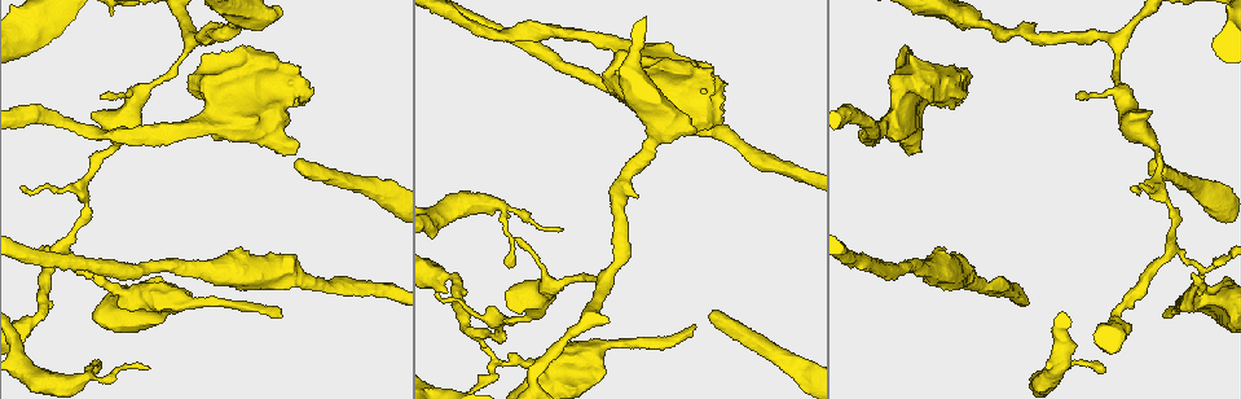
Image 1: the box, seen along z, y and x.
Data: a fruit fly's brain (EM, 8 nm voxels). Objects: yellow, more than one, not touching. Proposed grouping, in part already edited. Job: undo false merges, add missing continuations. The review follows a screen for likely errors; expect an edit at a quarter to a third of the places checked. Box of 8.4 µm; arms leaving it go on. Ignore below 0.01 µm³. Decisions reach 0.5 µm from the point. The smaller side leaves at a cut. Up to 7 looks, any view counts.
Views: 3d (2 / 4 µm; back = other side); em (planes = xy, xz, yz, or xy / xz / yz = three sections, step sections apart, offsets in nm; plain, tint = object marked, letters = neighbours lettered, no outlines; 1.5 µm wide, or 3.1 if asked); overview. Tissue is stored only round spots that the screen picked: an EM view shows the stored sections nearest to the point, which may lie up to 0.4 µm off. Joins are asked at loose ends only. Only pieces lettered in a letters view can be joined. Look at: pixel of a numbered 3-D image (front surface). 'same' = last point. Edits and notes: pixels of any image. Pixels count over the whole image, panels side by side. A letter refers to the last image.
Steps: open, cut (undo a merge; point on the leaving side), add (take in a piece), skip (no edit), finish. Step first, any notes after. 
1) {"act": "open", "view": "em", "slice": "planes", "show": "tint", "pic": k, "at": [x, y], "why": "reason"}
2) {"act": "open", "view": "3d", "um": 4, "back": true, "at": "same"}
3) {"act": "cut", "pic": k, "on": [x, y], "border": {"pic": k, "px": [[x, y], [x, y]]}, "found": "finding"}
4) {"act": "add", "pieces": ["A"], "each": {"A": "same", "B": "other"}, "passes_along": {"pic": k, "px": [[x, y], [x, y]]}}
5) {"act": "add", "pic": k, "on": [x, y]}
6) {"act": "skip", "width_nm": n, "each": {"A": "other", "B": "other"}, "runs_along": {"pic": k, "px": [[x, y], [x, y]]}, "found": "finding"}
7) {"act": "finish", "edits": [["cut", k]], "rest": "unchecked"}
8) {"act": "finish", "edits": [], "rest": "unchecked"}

{"act": "open", "view": "em", "slice": "planes", "show": "letters", "pic": 1, "at": [552, 371], "why": "sharp bend"}

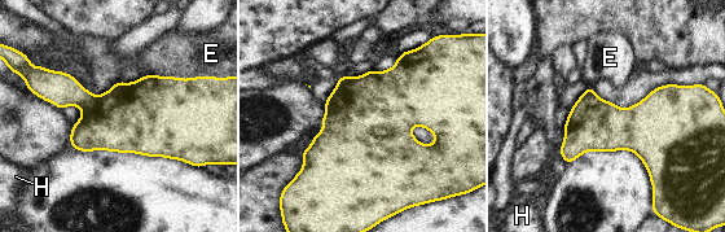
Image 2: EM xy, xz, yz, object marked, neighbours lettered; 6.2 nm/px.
{"act": "cut", "pic": 2, "on": [127, 118], "each": {"E": "other", "H": "other"}, "found": "a second neuron is stuck on"}

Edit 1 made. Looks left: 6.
{"act": "open", "view": "em", "slice": "xz", "step": 4, "show": "tint", "pic": 1, "at": [968, 278], "why": "sudden change in width"}

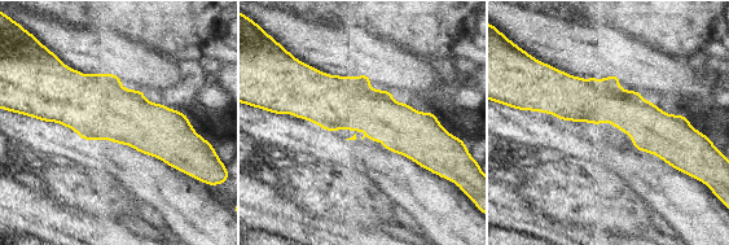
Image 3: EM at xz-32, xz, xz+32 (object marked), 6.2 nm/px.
{"act": "open", "view": "em", "slice": "planes", "show": "letters", "at": "same"}

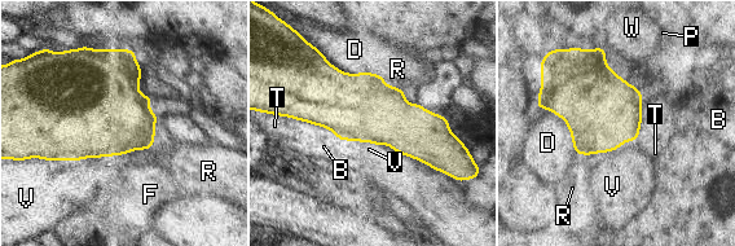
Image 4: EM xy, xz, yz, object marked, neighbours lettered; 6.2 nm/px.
{"act": "skip", "each": {"B": "other", "D": "other", "F": "other", "P": "other", "R": "other", "T": "other", "V": "other", "W": "other"}, "border": {"pic": 4, "px": [[643, 104], [636, 140], [584, 156]]}, "found": "all the same neuron"}

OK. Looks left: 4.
{"act": "open", "view": "em", "slice": "yz", "step": 4, "show": "letters", "pic": 1, "at": [905, 149], "why": "branch stops here"}

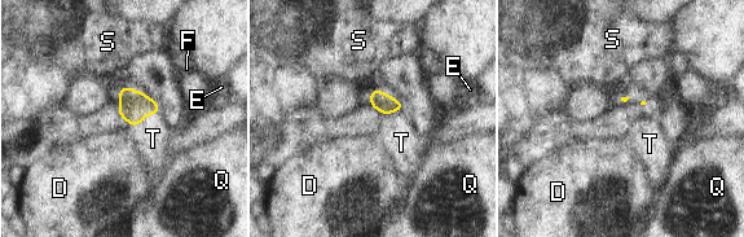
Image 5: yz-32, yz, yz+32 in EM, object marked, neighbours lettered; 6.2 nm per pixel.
{"act": "open", "view": "em", "slice": "planes", "show": "letters", "at": "same"}

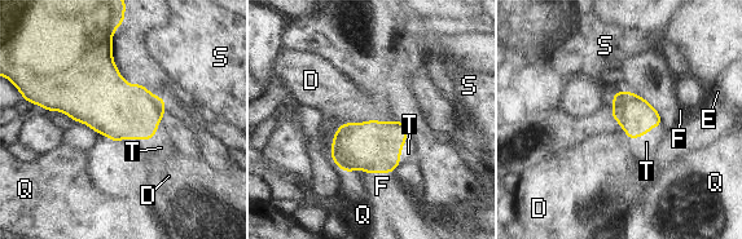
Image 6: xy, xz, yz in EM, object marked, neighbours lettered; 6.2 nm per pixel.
{"act": "add", "pieces": ["T"], "each": {"D": "other", "E": "other", "F": "other", "Q": "other", "S": "other", "T": "same"}, "passes_along": {"pic": 6, "px": [[636, 116], [646, 132], [646, 142]]}, "found": "the neuron continues"}

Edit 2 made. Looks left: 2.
{"act": "finish", "edits": [["cut", 2], ["add", 6]], "rest": "unchecked"}

